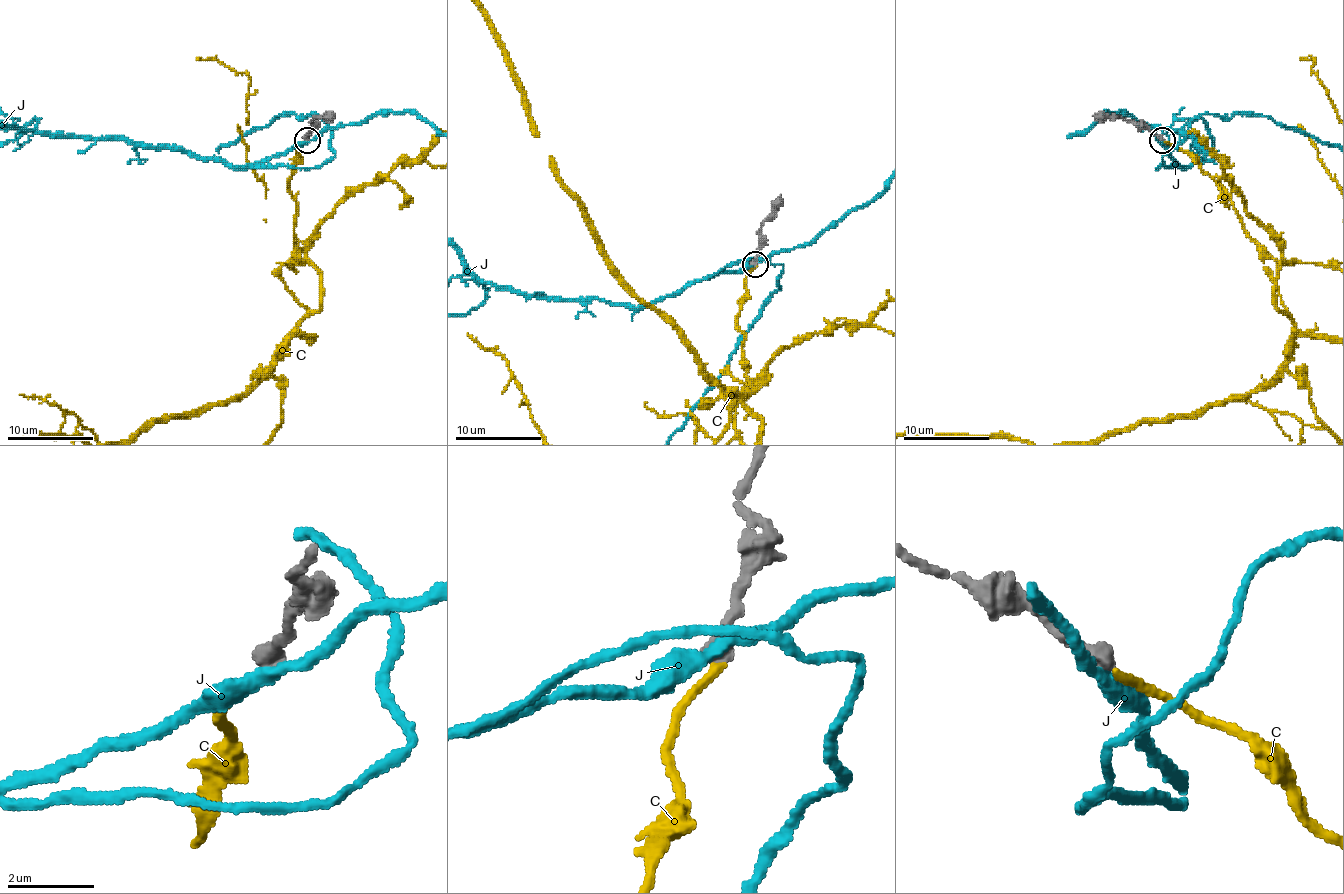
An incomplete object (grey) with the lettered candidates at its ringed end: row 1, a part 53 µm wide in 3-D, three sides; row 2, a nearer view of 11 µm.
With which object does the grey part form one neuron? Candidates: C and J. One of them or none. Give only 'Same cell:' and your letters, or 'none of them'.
Same cell: C

